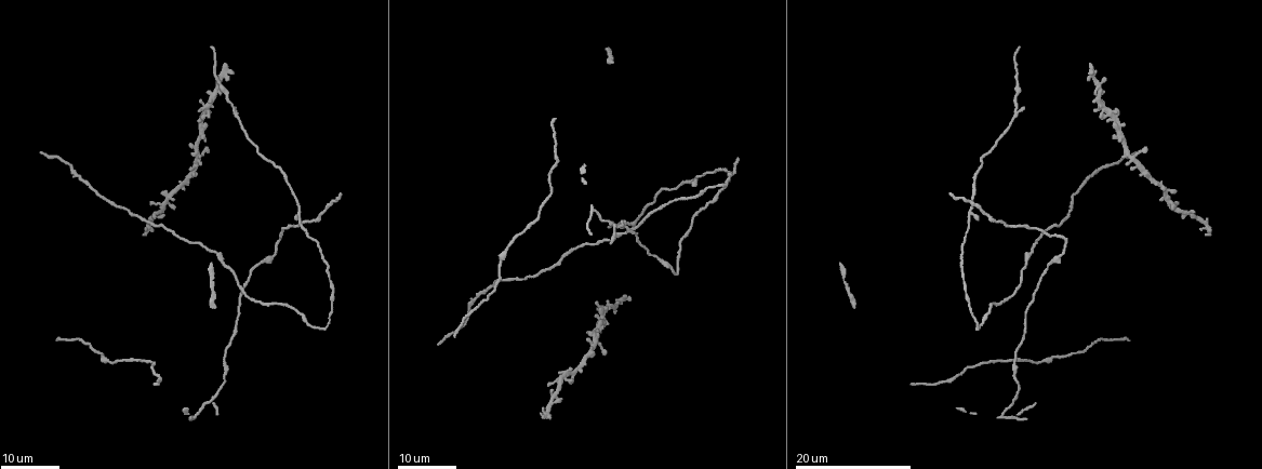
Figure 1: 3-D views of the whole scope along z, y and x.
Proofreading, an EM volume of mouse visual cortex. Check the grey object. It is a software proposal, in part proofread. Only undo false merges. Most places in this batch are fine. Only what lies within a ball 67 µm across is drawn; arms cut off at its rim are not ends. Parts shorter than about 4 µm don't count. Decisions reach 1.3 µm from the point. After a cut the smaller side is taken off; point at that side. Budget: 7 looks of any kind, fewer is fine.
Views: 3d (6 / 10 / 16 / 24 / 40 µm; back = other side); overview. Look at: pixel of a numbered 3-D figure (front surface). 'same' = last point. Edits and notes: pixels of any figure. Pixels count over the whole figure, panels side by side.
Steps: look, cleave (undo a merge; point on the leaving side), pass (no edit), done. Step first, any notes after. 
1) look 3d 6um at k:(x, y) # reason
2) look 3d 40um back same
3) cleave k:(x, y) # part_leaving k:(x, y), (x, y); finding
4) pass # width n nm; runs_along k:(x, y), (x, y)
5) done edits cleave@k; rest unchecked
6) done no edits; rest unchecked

look 3d 16um at 1:(1018, 90)

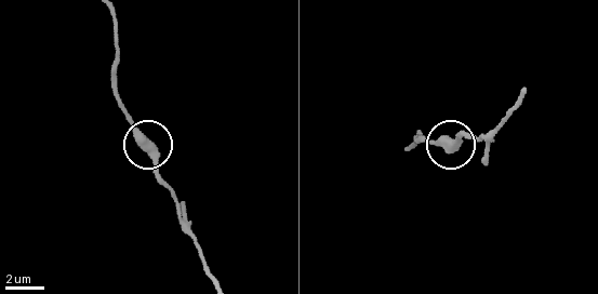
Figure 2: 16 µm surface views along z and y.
look 3d 10um at 2:(448, 149) # zoom in

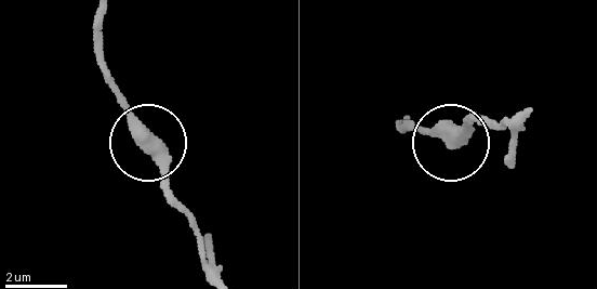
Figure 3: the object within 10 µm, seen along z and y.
look 3d 6um at 3:(449, 140)

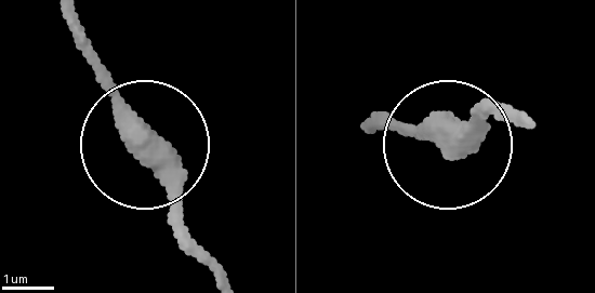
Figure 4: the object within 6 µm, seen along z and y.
pass # width 430 nm; runs_along 4:(224, 270), (78, 42); all the same cell

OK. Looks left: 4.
look 3d 24um at 1:(500, 259) # sudden change in width

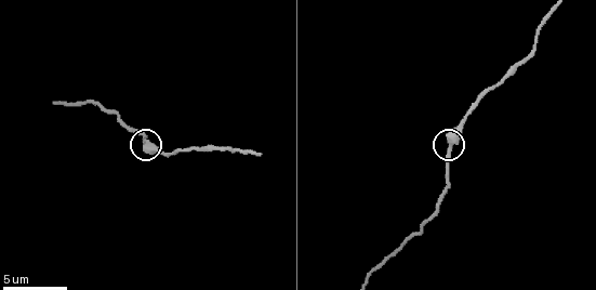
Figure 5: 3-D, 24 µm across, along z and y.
look 3d 6um at 5:(146, 142)

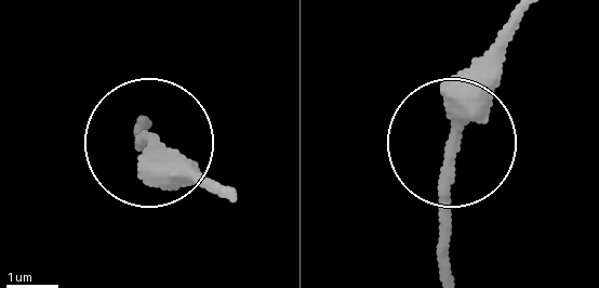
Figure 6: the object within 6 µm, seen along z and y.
pass # width 320 nm; runs_along 6:(526, 10), (456, 152), (443, 269); one cell here

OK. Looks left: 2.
look 3d 24um at 1:(477, 297) # a narrow waist

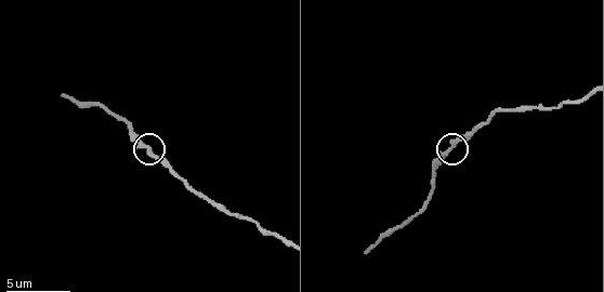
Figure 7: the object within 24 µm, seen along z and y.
look 3d 6um at 7:(451, 146)

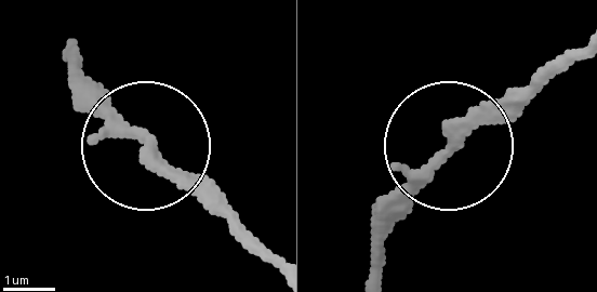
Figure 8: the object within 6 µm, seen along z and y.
pass # arms 3; runs_along 8:(582, 49), (491, 105), (380, 216); all the same cell

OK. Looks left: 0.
done no edits; rest unchecked

